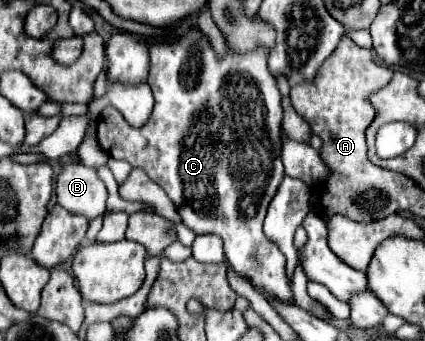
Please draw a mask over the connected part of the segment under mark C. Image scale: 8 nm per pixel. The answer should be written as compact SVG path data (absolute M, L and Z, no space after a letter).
M190 27L188 31L180 33L180 31L174 31L176 35L162 35L152 47L150 47L150 61L152 61L152 67L150 67L150 77L148 77L148 85L154 93L154 111L148 119L146 125L142 125L140 129L128 125L128 121L124 121L122 113L116 109L116 107L106 107L100 117L98 117L98 131L96 131L96 137L98 137L98 143L100 147L114 159L124 159L128 161L132 167L140 167L144 169L144 173L156 181L166 193L168 197L176 203L178 211L180 211L180 217L182 217L182 223L192 229L196 235L200 233L214 233L218 235L222 241L224 241L224 251L226 251L226 259L232 263L234 271L248 277L254 285L258 287L264 287L266 291L270 291L274 297L278 297L280 301L286 301L286 303L294 303L292 299L292 289L288 285L288 279L286 279L286 273L284 273L284 265L286 265L286 257L284 253L280 253L280 247L274 243L274 241L268 241L268 237L264 237L264 231L262 231L262 221L266 217L266 209L268 209L268 203L272 201L272 197L276 195L276 189L284 177L284 167L280 165L280 133L282 133L282 107L280 107L280 89L276 89L276 79L268 73L266 69L266 51L264 49L252 49L252 53L232 53L232 49L228 49L228 43L226 43L226 53L224 57L218 57L218 53L212 49L208 37L204 37L204 33L196 27Z

